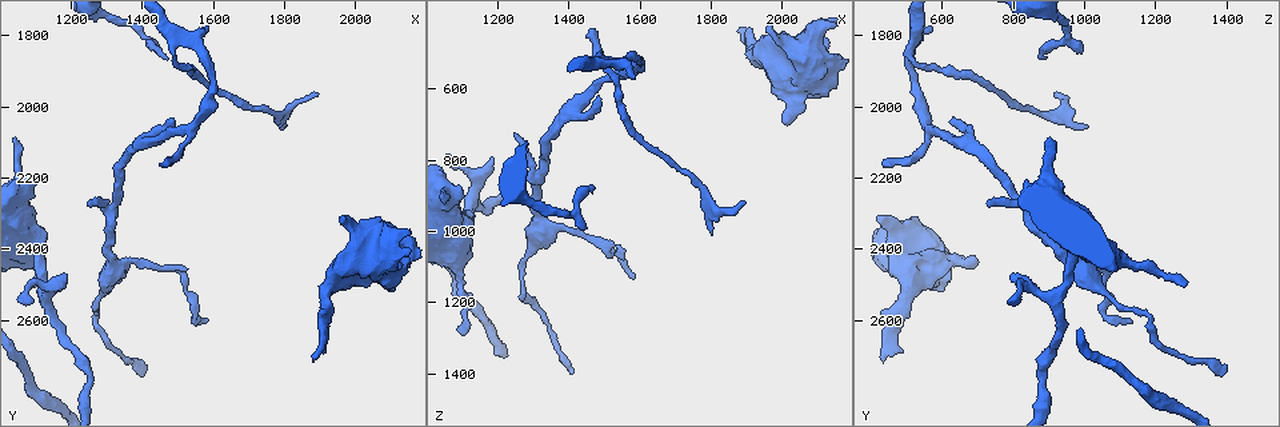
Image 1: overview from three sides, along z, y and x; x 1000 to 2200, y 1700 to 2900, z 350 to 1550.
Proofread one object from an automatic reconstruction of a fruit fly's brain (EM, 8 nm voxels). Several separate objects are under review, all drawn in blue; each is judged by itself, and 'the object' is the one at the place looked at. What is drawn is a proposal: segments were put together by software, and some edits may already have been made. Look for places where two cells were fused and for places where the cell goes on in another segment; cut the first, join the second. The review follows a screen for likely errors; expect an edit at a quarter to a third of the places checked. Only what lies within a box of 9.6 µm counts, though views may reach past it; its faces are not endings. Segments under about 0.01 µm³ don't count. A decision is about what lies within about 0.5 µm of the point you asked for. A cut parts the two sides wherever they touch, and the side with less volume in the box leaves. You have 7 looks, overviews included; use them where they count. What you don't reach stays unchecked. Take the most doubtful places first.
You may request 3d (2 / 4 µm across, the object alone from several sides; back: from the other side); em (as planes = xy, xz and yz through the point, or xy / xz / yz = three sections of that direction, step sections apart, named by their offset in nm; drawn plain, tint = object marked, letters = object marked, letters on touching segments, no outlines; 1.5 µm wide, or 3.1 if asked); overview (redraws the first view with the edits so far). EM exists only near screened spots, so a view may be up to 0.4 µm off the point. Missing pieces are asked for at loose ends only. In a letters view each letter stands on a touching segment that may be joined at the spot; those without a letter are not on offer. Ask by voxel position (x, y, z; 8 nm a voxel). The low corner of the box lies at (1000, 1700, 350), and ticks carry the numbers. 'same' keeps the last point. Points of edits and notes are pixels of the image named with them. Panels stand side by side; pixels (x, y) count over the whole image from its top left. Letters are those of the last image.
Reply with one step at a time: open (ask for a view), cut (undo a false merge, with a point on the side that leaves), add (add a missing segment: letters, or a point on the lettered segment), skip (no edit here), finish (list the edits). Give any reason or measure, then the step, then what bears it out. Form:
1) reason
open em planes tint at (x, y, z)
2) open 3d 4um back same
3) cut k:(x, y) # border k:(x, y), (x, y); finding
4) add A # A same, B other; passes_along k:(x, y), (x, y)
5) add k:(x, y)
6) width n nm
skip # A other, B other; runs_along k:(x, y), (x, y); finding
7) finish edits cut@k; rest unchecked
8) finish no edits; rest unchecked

free end
open 3d 2um at (1190, 2480, 790)

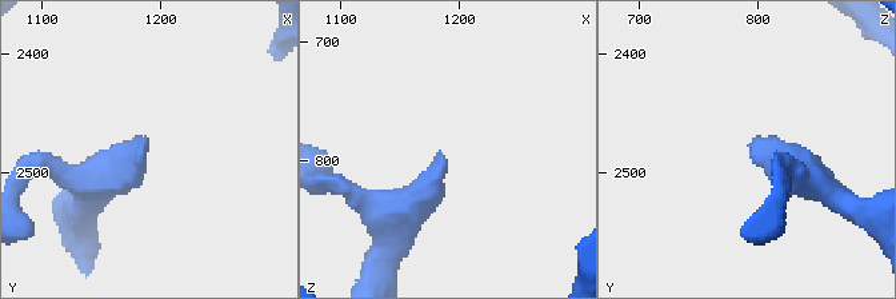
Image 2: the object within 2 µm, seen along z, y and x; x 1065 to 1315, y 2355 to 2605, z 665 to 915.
need the tissue
open em planes tint at (1184, 2474, 790)

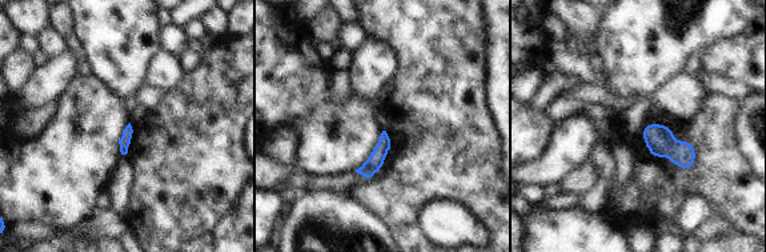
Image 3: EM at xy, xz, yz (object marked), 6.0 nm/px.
see the neighbours
open em planes letters same

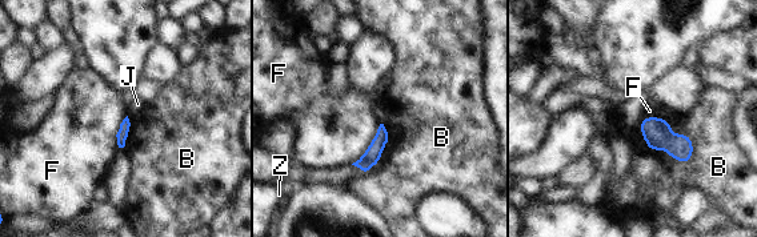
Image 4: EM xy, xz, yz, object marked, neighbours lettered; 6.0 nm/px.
longest_contact F 300 nm
skip # B other, F other, J other, Z other; runs_along 4:(381, 129), (364, 168); none of them fits

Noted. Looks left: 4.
long arm stops here
open em xy step 8 letters at (1880, 2710, 440)

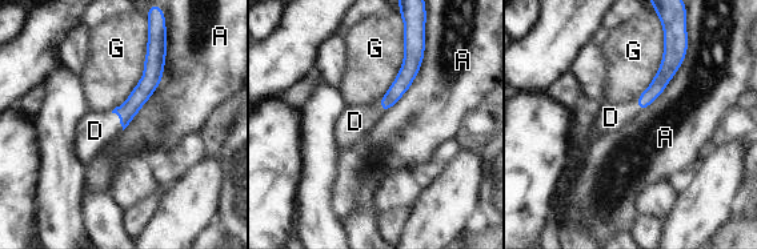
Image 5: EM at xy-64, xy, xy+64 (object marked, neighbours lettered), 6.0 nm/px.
add D # A other, D same, G other; passes_along 5:(143, 91), (120, 119), (95, 131); the cell continues

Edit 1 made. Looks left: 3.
redraw
open overview

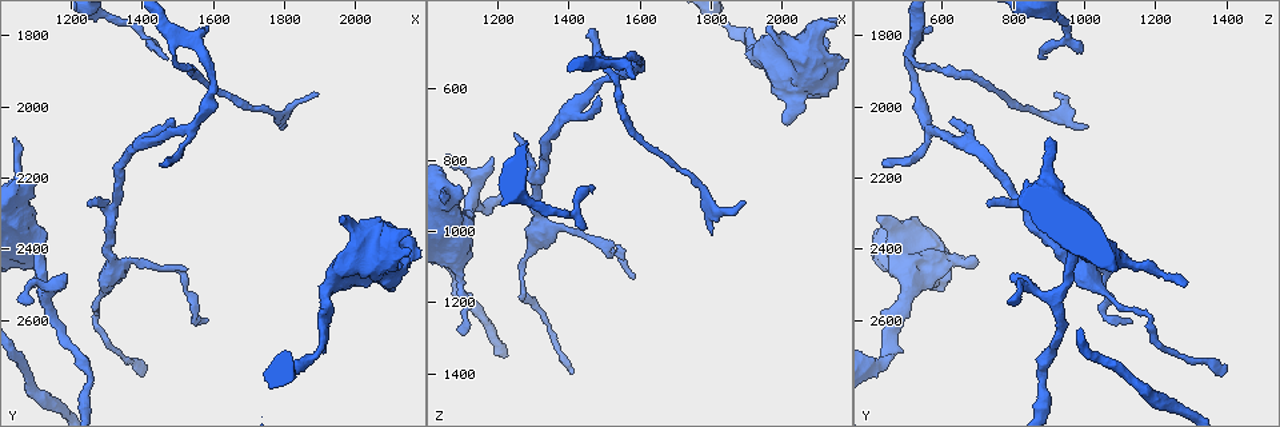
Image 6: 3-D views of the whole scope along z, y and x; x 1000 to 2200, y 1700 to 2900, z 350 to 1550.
free end
open em xz step 8 tint at (1590, 1780, 560)

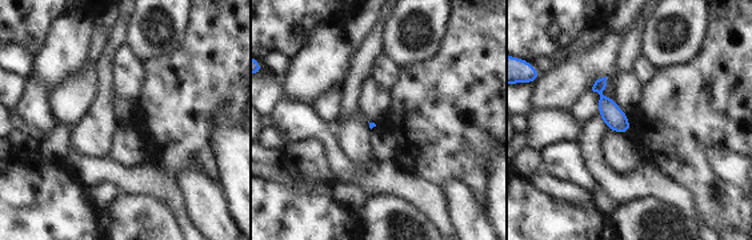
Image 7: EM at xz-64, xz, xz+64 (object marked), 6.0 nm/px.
open em planes letters same

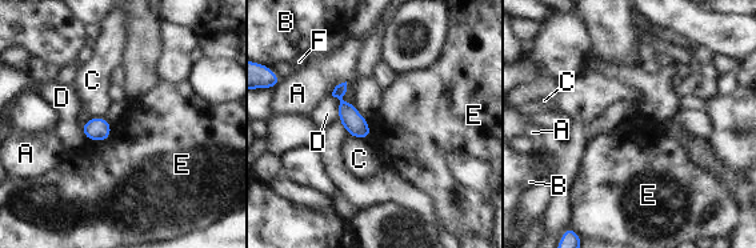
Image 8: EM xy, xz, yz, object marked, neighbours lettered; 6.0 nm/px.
longest_contact D 150 nm
skip # A other, B other, C other, D other, E other, F other; border 8:(111, 135), (95, 142); no lettered segment goes on from it

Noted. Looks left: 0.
finish edits add@5; rest unchecked

